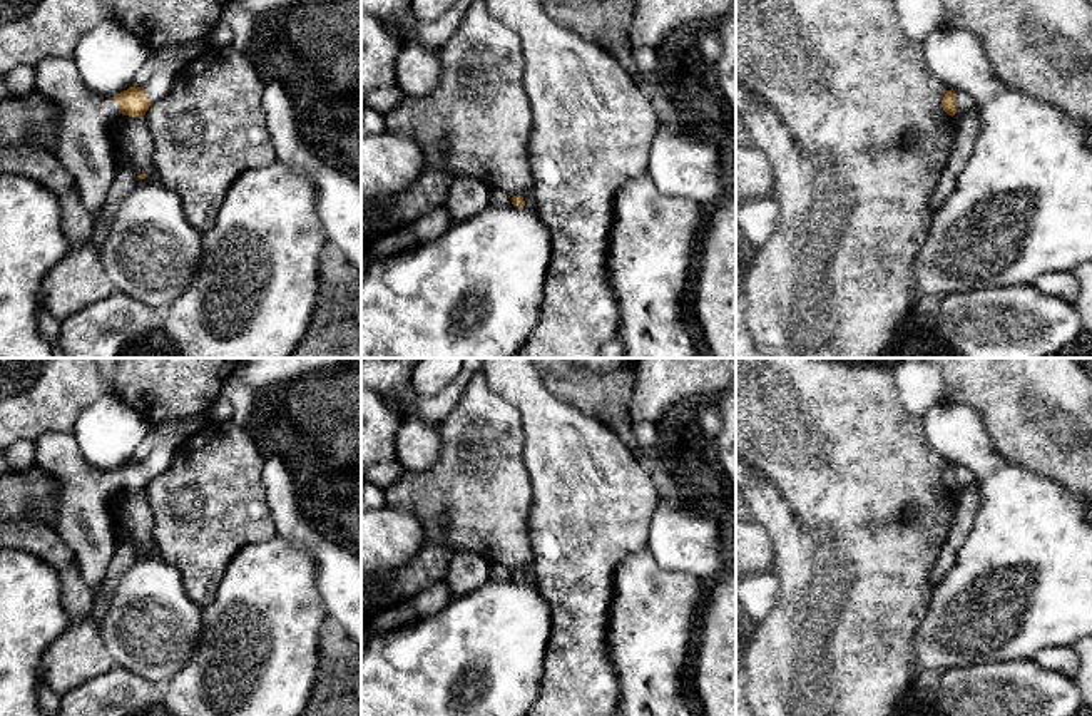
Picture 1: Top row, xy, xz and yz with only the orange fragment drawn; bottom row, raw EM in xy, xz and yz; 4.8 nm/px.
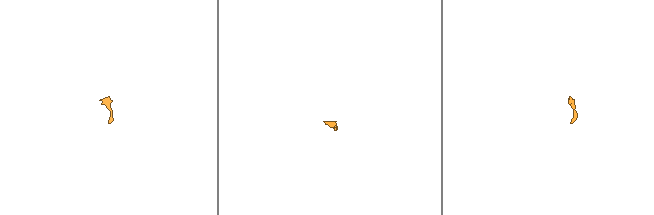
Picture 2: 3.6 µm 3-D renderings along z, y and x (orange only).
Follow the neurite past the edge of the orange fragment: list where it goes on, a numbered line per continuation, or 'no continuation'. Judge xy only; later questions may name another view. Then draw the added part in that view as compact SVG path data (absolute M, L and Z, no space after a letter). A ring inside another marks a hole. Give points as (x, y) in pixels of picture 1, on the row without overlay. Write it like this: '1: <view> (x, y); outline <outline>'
1: xy (161, 455); outline M207 415L177 420L179 423L177 435L171 440L159 440L151 450L151 453L142 460L147 475L151 478L157 477L172 462L177 447L184 440L187 440L192 433L196 433L207 420L209 420Z
2: xy (84, 522); outline M48 432L35 440L35 465L52 475L60 485L55 530L72 549L75 564L87 584L100 587L109 574L115 554L115 529L109 510L109 500L119 478L114 472L100 472L82 455L72 432Z

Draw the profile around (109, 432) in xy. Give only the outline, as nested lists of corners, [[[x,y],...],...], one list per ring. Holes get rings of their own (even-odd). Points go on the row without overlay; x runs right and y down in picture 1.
[[[107,393],[85,408],[72,433],[84,458],[100,472],[114,472],[132,462],[151,423],[120,396]]]

